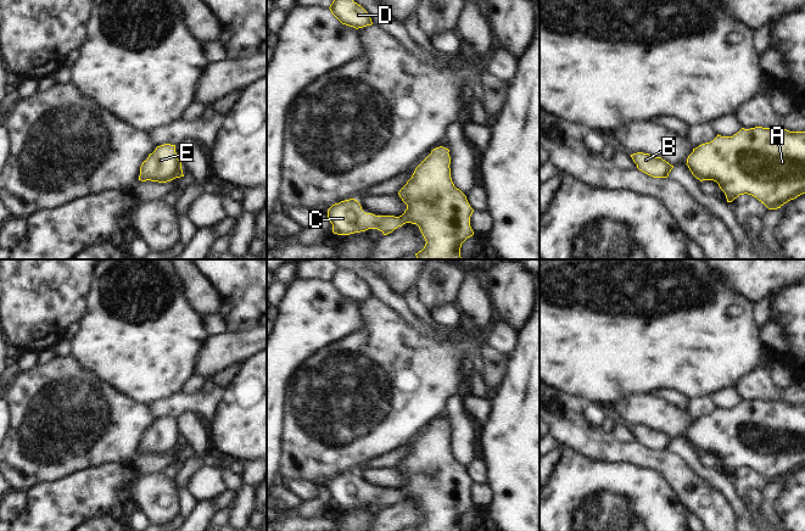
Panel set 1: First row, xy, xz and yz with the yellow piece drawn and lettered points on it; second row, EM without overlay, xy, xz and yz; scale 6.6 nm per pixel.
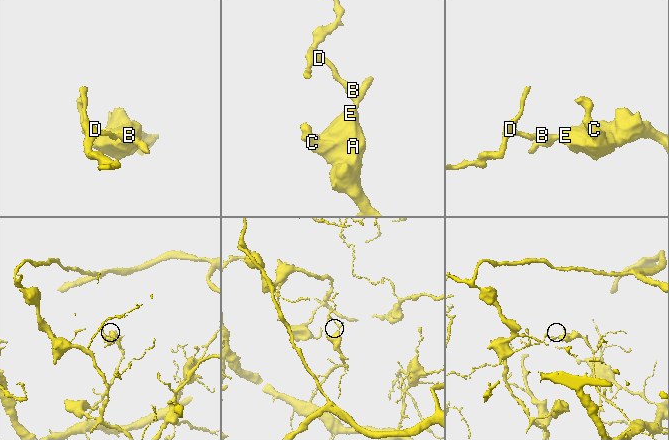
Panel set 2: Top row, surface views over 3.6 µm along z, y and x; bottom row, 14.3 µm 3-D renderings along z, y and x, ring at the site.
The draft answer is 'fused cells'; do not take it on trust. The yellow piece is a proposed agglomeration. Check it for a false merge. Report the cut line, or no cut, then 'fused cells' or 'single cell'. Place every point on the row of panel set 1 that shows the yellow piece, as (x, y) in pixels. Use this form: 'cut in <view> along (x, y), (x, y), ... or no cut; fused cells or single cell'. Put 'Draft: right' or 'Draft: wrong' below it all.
no cut; single cell
Draft: wrong

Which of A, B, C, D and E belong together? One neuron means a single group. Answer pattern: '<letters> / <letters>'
A B C D E

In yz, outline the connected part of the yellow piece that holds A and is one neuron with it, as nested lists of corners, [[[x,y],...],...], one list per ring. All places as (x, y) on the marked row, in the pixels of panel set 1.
[[[755,127],[742,128],[733,136],[717,134],[712,141],[693,149],[686,164],[700,181],[716,181],[727,202],[748,194],[768,209],[777,209],[805,194],[805,132]]]

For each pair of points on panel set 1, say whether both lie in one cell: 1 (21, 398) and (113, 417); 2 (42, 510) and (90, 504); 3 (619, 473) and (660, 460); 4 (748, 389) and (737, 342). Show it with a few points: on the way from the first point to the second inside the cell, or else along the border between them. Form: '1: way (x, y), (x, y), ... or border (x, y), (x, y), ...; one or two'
1: way (44, 401), (54, 404), (66, 417), (90, 417); one
2: way (54, 510), (63, 504), (78, 504); one
3: border (613, 462), (631, 462), (654, 469), (666, 480); two
4: border (766, 356), (732, 386); two

